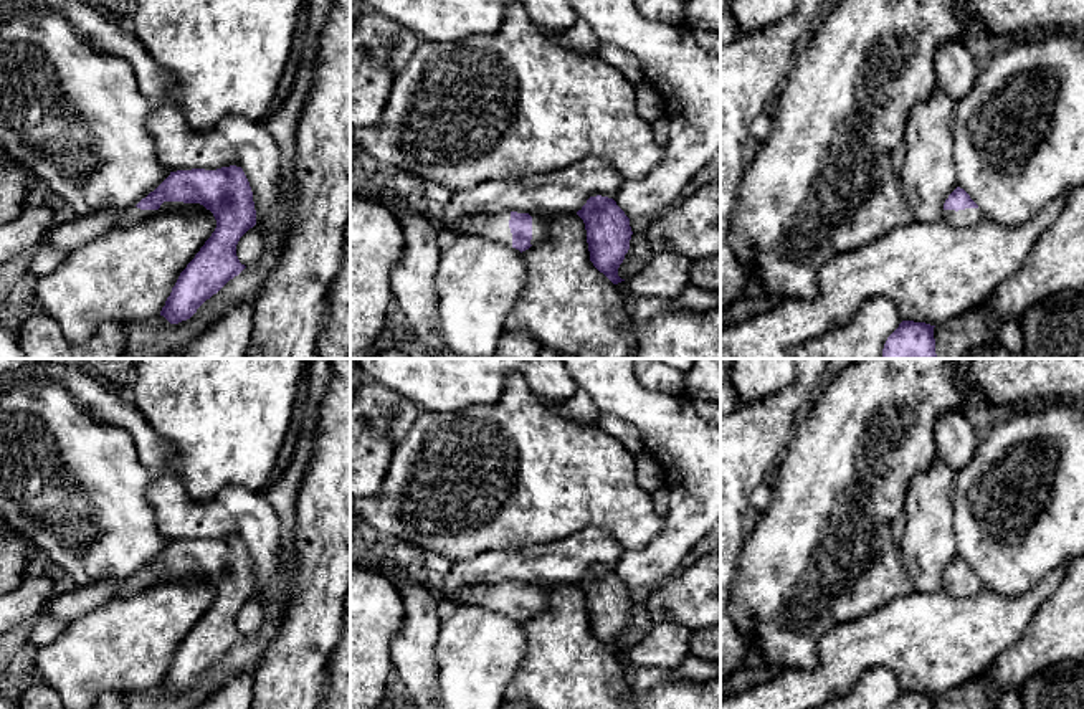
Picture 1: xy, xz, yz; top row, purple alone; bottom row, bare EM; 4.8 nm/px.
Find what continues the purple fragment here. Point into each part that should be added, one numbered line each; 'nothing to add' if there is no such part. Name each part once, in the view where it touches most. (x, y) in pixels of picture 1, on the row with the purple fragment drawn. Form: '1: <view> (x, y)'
1: xy (78, 232)

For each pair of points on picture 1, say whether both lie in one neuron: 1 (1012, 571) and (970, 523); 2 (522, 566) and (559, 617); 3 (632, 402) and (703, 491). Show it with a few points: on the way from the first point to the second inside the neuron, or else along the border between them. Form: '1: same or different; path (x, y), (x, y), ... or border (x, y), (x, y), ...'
1: same; path (1007, 559), (982, 534)
2: different; border (575, 582), (554, 582), (549, 585)
3: same; path (653, 423), (699, 470)

